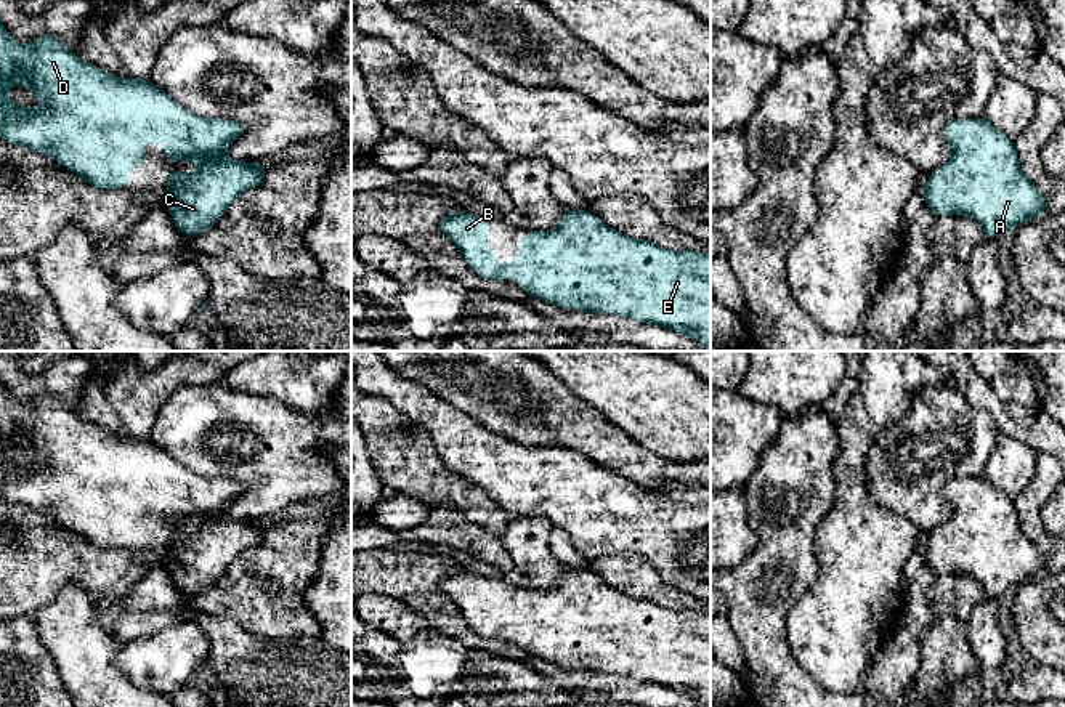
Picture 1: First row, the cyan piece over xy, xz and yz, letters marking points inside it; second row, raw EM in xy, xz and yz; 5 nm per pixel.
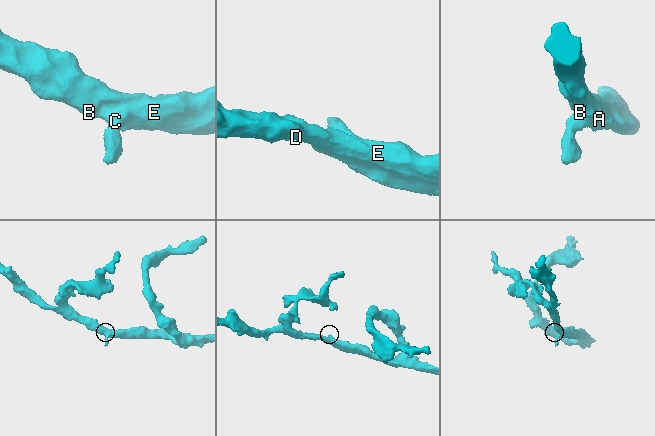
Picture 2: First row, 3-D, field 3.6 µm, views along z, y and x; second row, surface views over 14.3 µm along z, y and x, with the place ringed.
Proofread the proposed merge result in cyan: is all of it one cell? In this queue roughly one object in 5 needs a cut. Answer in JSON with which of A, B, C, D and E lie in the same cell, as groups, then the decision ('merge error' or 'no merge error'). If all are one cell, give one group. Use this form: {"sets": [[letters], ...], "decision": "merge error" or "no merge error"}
{"sets": [["A", "B", "C", "D", "E"]], "decision": "no merge error"}

